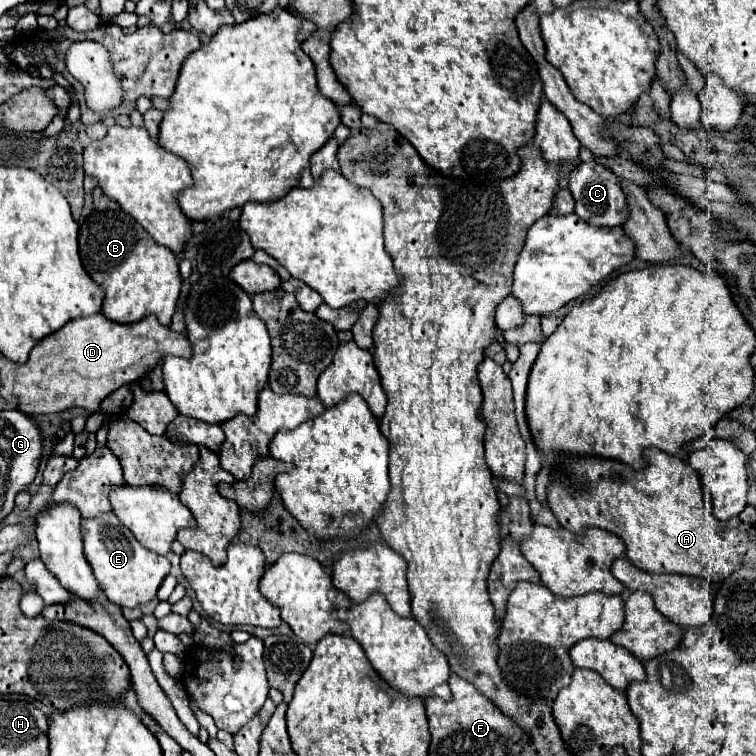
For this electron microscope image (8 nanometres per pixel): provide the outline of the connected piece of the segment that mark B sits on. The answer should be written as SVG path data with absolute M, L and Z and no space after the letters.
M121 210L93 212L89 218L81 222L79 250L81 250L83 268L93 278L93 282L97 282L105 290L105 298L101 306L101 314L105 318L119 324L131 324L153 314L163 326L171 326L171 318L181 294L181 276L179 276L177 258L167 246L159 246L129 214L123 214Z

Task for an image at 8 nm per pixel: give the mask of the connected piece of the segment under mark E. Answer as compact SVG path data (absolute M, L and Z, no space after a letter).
M113 512L101 514L101 518L83 520L81 532L85 556L109 602L121 608L137 608L149 604L157 596L161 582L171 570L171 562L165 556L149 552L145 546L141 546L137 538L119 522L119 518Z

